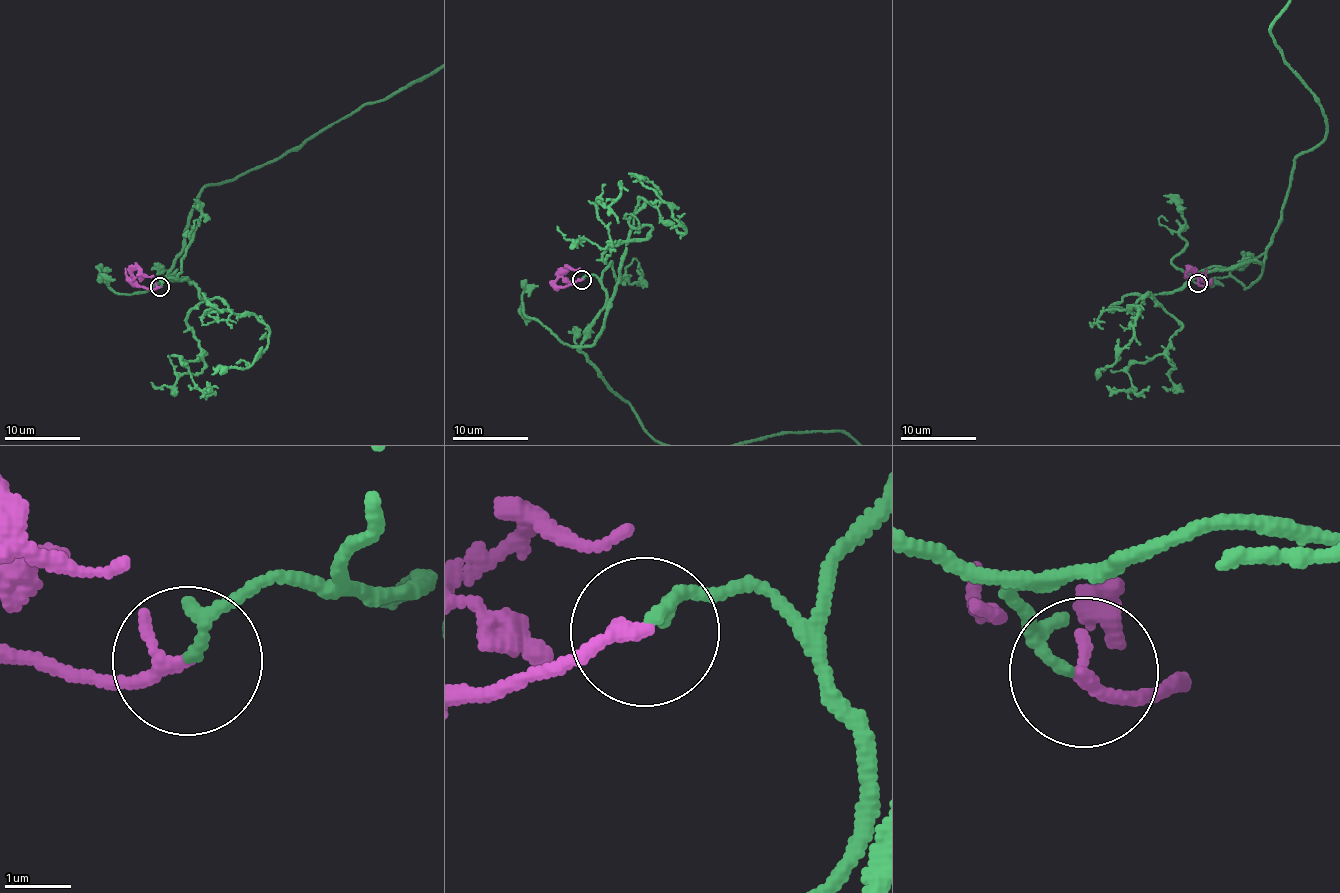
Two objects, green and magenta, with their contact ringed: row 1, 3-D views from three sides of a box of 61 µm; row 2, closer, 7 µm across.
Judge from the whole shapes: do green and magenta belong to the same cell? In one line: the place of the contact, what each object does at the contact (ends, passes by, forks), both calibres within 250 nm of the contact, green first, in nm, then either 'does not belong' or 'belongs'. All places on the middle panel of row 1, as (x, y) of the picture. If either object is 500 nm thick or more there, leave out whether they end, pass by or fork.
place (581, 280); green passes by; magenta ends; calibres 120 and 240 nm; belongs

